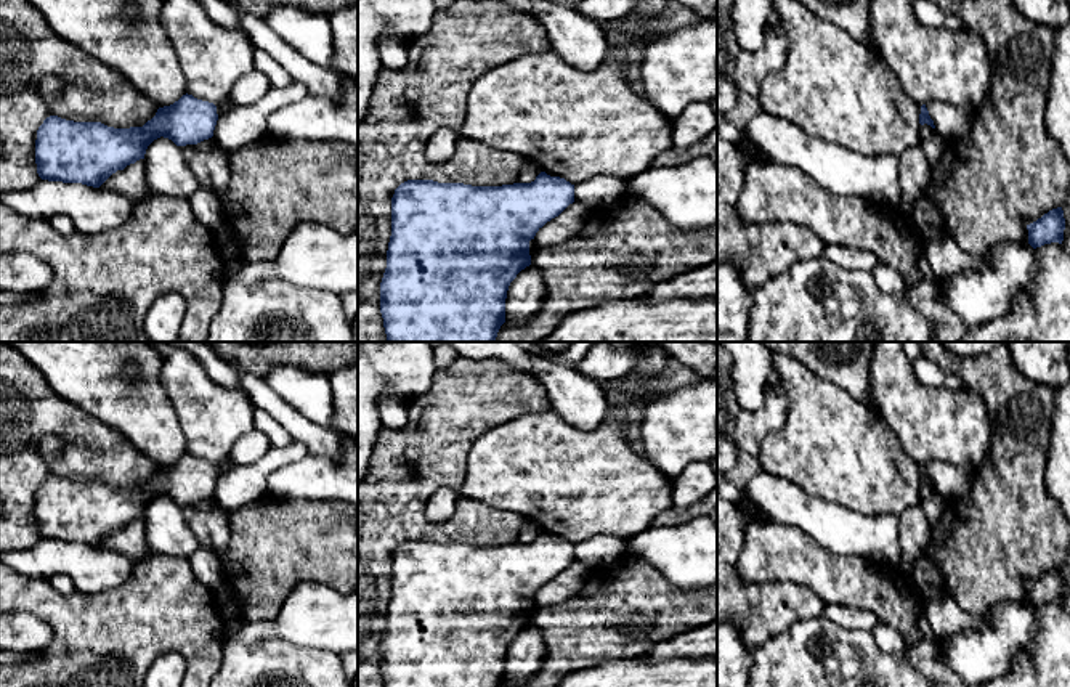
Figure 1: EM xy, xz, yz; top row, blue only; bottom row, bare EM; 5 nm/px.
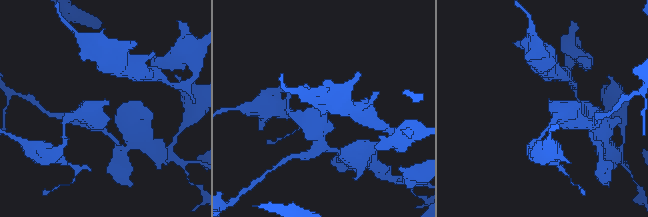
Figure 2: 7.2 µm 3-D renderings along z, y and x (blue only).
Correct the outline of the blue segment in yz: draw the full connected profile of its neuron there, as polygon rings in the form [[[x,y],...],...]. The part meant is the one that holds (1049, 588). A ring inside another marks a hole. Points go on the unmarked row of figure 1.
[[[1062,567],[1052,568],[1036,581],[1027,584],[1028,604],[1036,608],[1044,604],[1064,600],[1065,578]]]

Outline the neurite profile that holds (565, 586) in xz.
[[[574,560],[558,576],[539,587],[534,596],[537,607],[557,605],[576,597],[590,575],[592,568]]]

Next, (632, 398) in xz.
[[[651,347],[651,352],[643,355],[637,366],[626,376],[626,385],[622,388],[606,390],[606,401],[610,406],[618,406],[626,413],[626,440],[632,446],[632,449],[645,457],[643,443],[640,438],[640,425],[643,421],[645,406],[653,393],[659,393],[663,390],[655,390],[645,387],[642,382],[648,377],[659,377],[664,371],[664,366],[671,355],[661,347]]]

